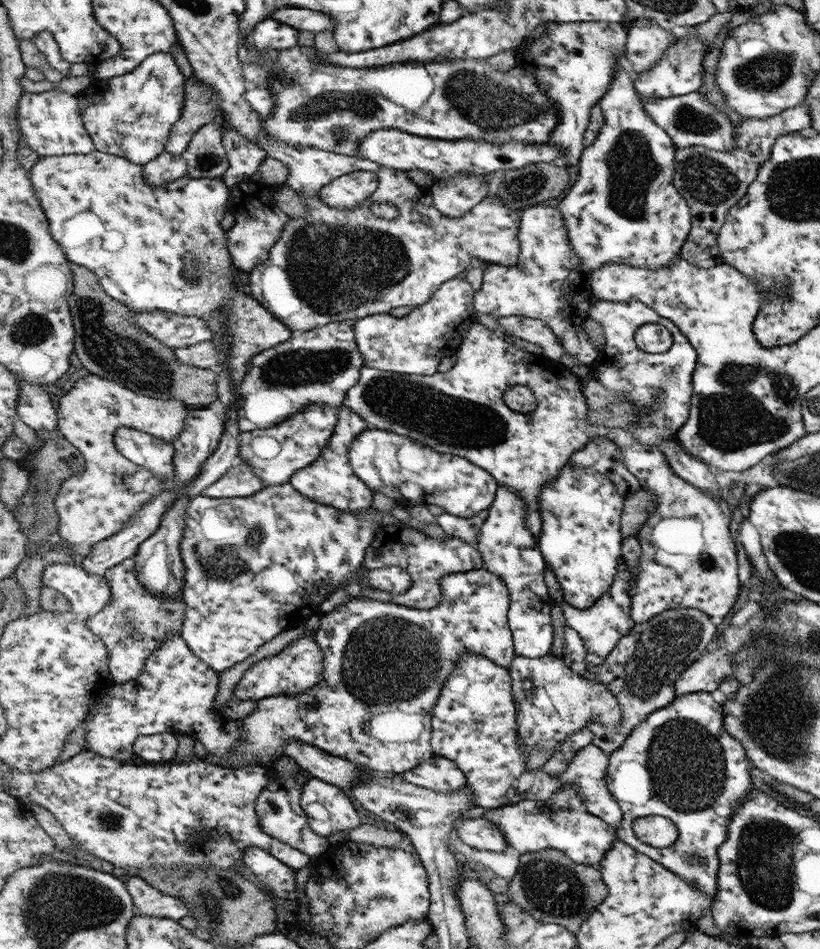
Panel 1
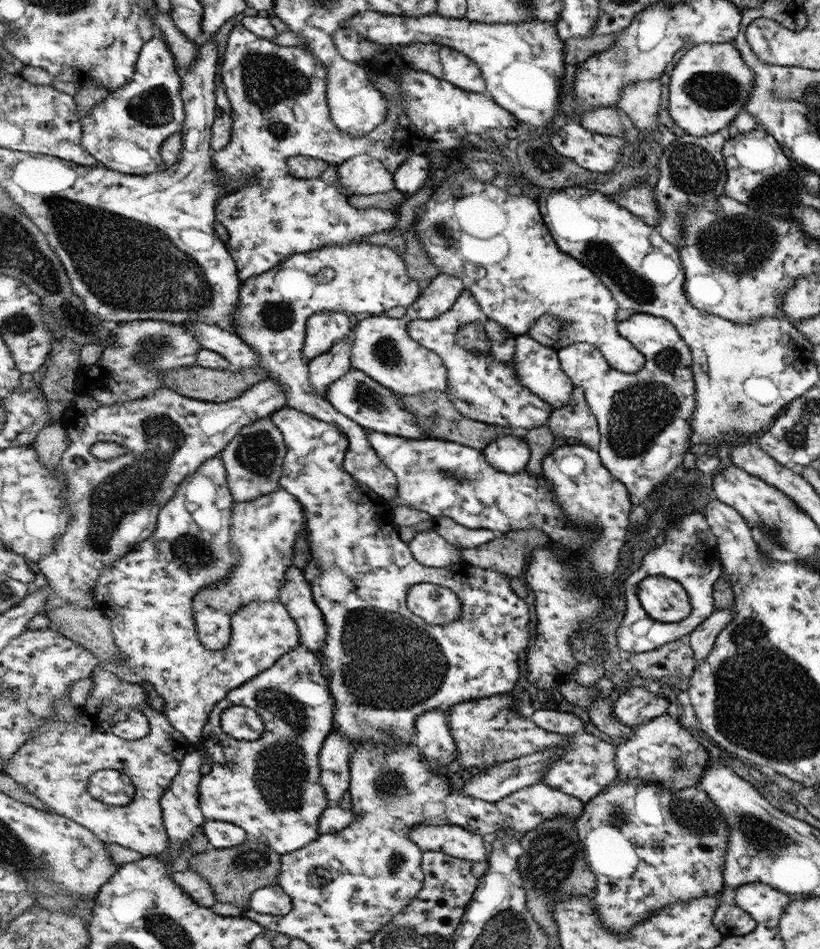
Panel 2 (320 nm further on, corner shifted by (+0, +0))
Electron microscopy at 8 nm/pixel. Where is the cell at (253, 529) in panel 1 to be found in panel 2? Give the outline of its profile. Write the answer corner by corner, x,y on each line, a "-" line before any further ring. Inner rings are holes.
281,487
270,494
259,496
254,500
246,502
235,502
232,507
231,520
231,545
240,555
240,564
227,576
227,580
221,580
204,588
195,600
195,613
197,618
197,627
199,628
200,640
208,648
222,650
231,642
231,623
229,618
235,611
238,611
243,604
250,603
253,600
278,601
280,588
286,583
287,568
292,566
292,557
294,556
293,546
296,544
298,536
310,538
310,532
307,532
306,509
294,493

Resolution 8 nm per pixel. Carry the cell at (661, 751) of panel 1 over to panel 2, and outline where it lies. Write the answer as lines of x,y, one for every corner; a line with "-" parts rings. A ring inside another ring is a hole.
667,713
633,727
633,735
616,743
616,765
619,780
646,780
682,792
684,788
696,788
704,778
704,764
708,754
702,746
678,726
678,720

